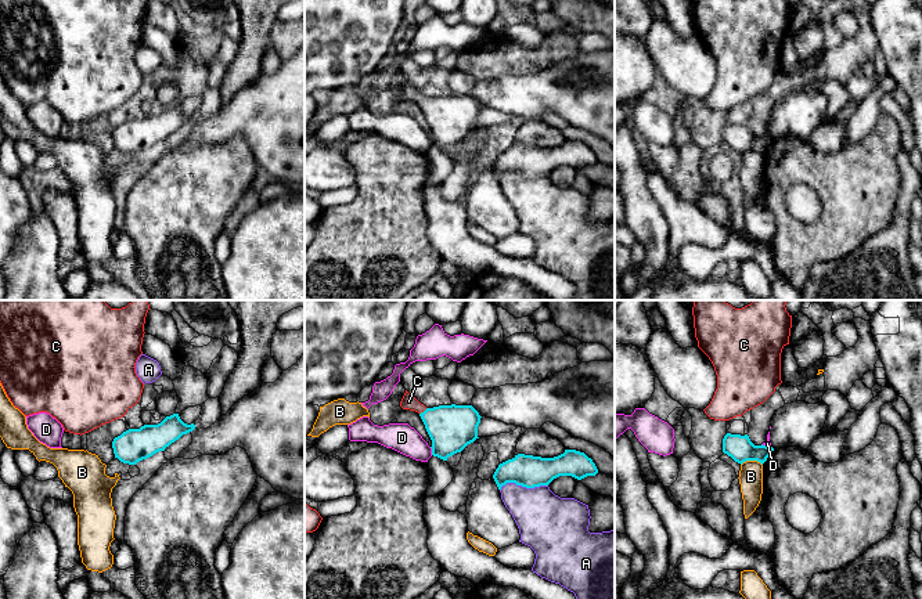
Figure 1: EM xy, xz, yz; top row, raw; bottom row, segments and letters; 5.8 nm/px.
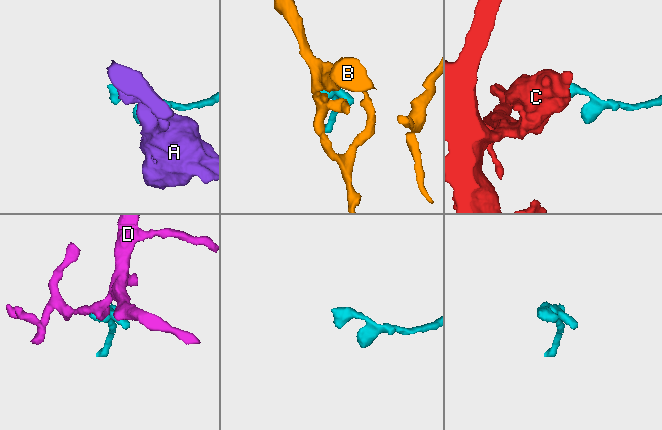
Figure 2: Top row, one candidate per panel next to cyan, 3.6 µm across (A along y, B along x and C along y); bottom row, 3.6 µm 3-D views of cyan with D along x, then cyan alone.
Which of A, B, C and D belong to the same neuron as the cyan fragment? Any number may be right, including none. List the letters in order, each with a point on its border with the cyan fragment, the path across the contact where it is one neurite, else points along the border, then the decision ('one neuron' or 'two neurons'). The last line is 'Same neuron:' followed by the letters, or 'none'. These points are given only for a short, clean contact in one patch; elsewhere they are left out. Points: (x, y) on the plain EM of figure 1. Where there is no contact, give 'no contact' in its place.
A: contact xz (522, 176); two neurons
B: contact yz (751, 150); border yz (762, 154), (745, 151), (741, 155); two neurons
C: contact xz (424, 101); way xz (452, 118), (424, 101), (409, 91); one neuron
D: contact xz (432, 141); border xz (429, 137), (432, 144); two neurons
Same neuron: C

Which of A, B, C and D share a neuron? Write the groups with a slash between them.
A / B / C / D

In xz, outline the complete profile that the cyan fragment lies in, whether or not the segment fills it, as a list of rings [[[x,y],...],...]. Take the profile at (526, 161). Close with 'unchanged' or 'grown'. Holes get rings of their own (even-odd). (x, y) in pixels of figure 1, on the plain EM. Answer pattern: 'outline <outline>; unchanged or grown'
outline [[[565,140],[563,144],[554,148],[518,144],[512,149],[500,154],[493,169],[498,180],[507,173],[534,178],[548,176],[559,166],[572,166],[581,170],[597,163],[595,154],[584,142]]]; unchanged

